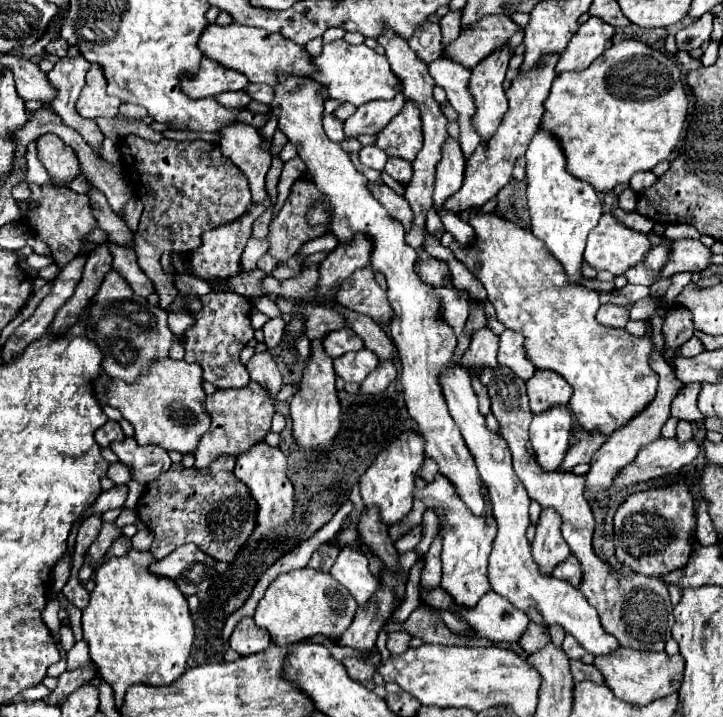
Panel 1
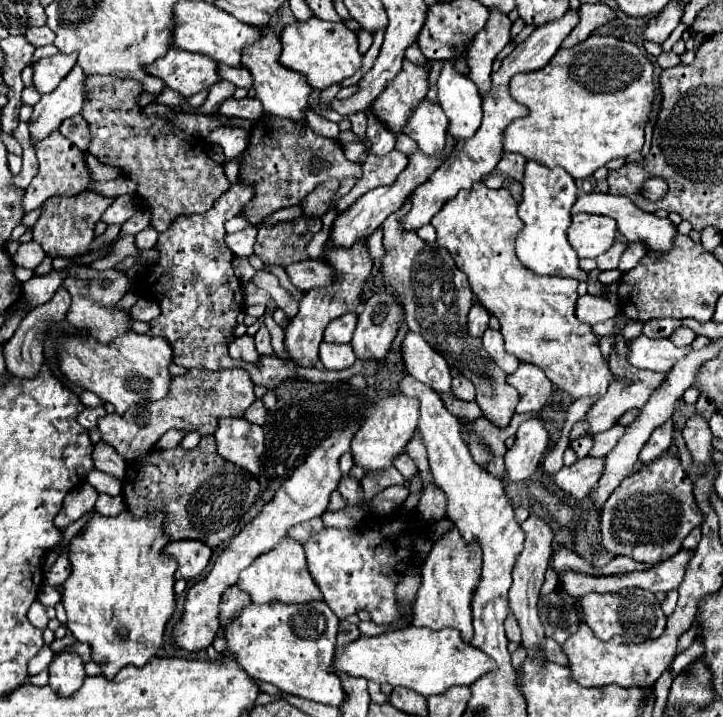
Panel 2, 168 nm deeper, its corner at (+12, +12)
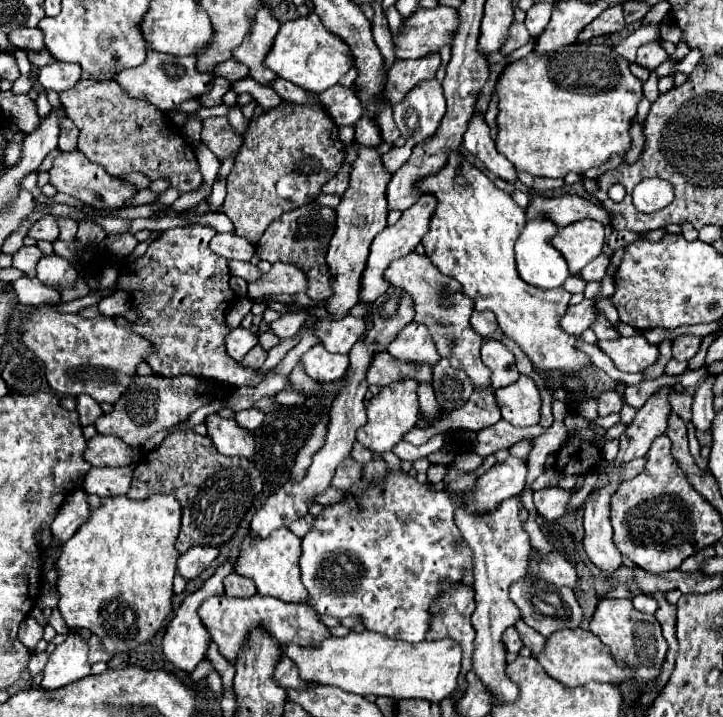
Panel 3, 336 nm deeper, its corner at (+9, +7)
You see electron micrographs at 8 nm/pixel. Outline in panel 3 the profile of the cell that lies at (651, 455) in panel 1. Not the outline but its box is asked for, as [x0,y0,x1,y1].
[533,487,575,521]

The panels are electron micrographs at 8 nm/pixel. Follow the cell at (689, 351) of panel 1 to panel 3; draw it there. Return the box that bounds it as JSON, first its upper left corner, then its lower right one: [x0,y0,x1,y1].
[673,335,701,361]

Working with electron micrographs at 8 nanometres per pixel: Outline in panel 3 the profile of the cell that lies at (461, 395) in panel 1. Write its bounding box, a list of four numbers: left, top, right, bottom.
[387,321,439,365]

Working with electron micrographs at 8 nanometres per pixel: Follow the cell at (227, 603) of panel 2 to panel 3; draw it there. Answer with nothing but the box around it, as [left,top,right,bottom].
[223,573,257,597]

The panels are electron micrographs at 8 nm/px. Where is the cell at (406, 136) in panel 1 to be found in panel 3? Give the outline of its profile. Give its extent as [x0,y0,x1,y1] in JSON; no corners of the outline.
[387,53,441,105]

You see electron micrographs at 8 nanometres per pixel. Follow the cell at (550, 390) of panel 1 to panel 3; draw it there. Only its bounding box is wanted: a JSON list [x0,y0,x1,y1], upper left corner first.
[495,375,541,427]

